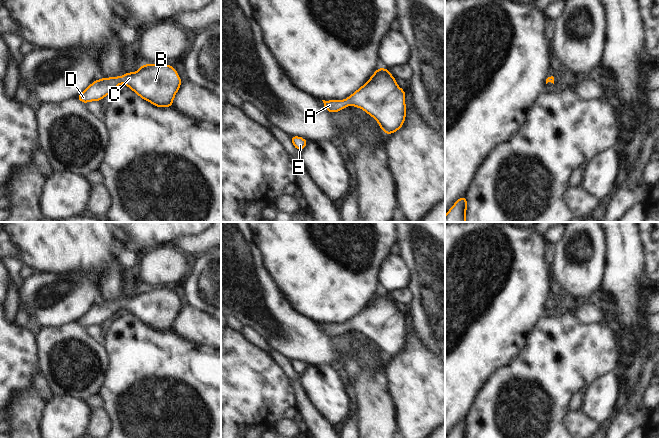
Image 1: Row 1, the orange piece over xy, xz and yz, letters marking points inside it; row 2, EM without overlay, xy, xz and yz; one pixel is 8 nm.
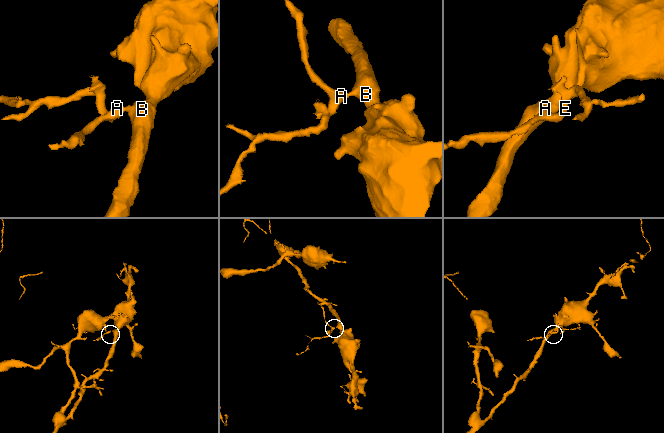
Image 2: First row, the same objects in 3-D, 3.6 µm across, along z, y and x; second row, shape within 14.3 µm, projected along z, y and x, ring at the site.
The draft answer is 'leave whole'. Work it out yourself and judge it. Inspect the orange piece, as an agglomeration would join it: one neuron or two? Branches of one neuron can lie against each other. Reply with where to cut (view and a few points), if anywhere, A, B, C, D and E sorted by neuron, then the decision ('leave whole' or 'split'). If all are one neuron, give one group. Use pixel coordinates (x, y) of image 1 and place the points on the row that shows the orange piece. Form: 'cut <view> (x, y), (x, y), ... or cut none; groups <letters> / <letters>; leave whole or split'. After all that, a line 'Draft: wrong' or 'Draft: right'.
cut none; groups A B C D E; leave whole
Draft: right

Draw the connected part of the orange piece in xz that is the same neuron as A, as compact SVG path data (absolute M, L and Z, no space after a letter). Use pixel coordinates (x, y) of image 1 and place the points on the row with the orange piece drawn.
M380 67L370 80L345 100L322 100L331 114L347 105L356 106L372 116L386 135L395 133L405 121L405 90L396 84L389 69Z

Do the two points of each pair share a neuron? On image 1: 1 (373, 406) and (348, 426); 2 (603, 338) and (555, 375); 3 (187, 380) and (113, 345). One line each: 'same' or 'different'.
1: different
2: same
3: same

